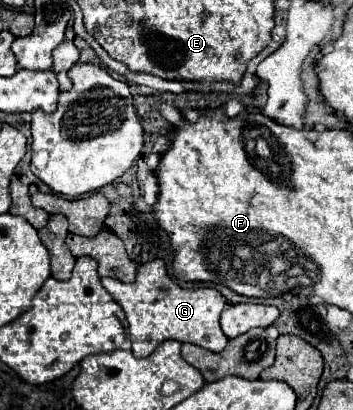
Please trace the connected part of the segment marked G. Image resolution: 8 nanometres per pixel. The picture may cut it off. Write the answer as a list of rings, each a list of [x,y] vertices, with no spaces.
[[[150,260],[138,268],[134,282],[124,284],[116,278],[102,278],[106,292],[122,306],[128,332],[132,340],[132,352],[138,358],[150,356],[164,340],[192,342],[210,352],[222,352],[228,338],[220,328],[220,314],[226,306],[226,298],[216,288],[180,288],[166,272],[164,260]]]

